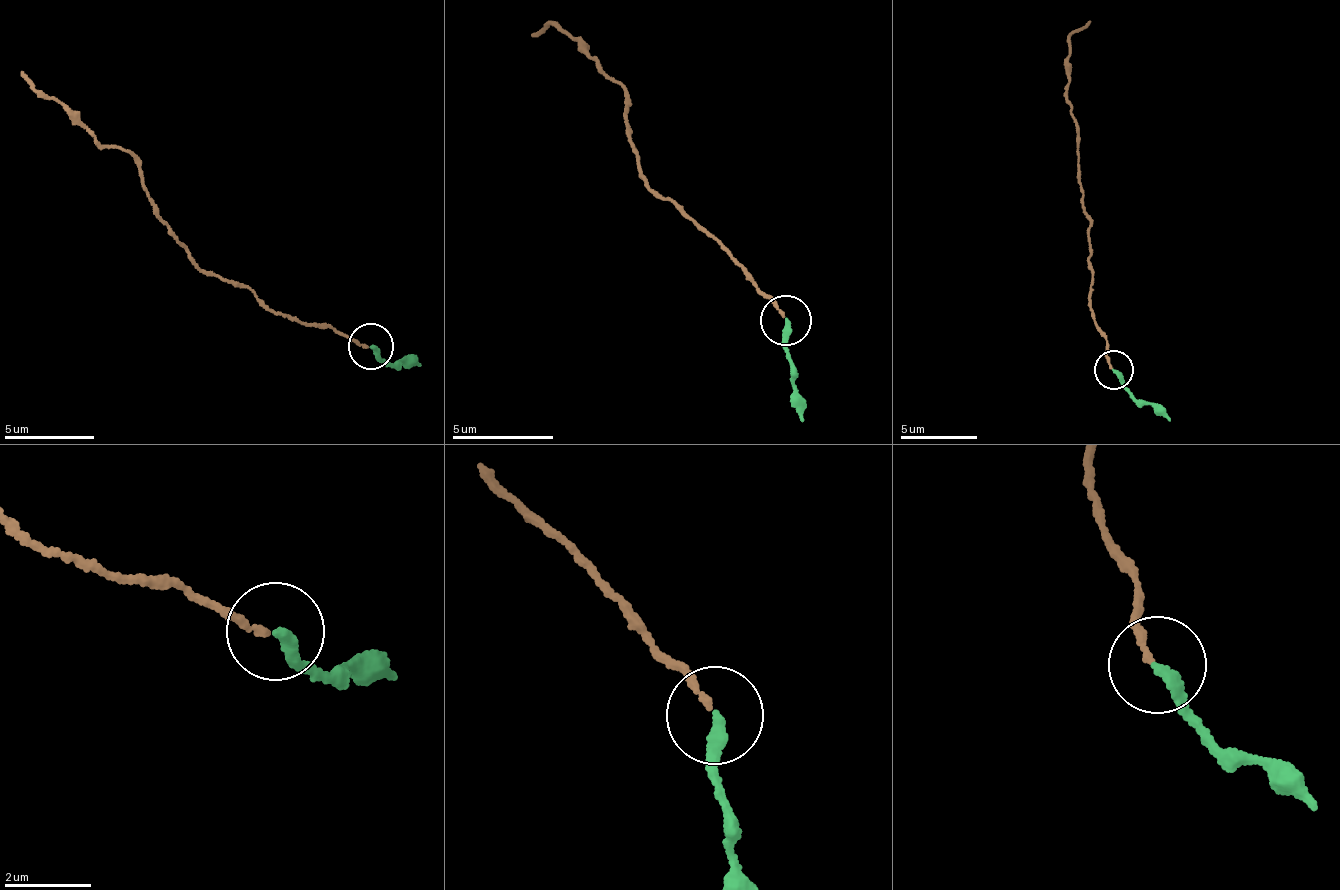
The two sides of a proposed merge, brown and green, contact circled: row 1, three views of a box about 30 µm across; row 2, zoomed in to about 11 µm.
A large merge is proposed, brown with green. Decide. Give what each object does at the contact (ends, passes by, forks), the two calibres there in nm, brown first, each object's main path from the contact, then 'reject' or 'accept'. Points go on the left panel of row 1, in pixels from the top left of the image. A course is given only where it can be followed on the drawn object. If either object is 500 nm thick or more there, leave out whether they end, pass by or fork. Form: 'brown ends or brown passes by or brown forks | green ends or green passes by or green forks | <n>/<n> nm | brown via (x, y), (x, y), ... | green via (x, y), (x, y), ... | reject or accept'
brown ends | green ends | 160/280 nm | brown via (366, 348), (279, 310), (193, 261), (142, 185), (138, 159), (54, 101), (33, 90), (20, 69) | green via (372, 347), (387, 361), (407, 357), (420, 366) | reject

